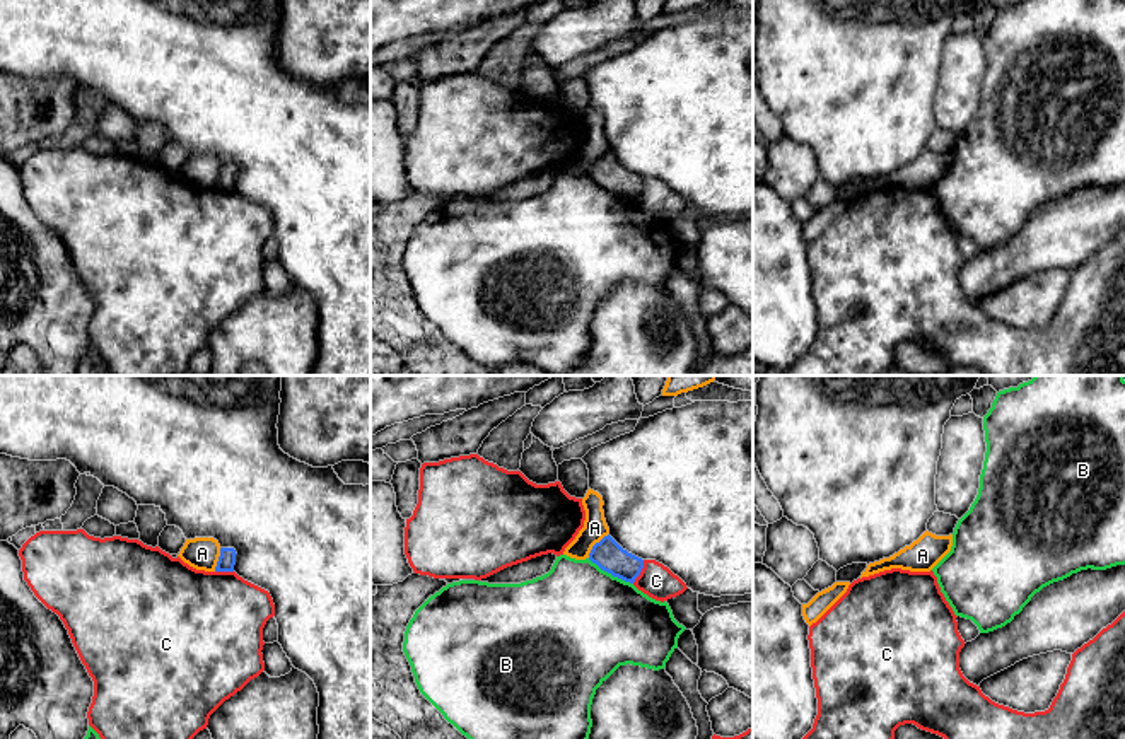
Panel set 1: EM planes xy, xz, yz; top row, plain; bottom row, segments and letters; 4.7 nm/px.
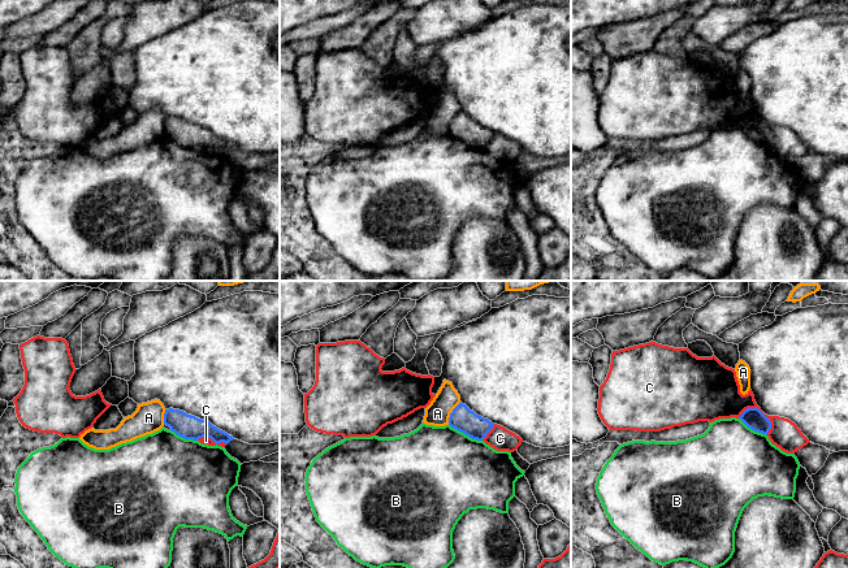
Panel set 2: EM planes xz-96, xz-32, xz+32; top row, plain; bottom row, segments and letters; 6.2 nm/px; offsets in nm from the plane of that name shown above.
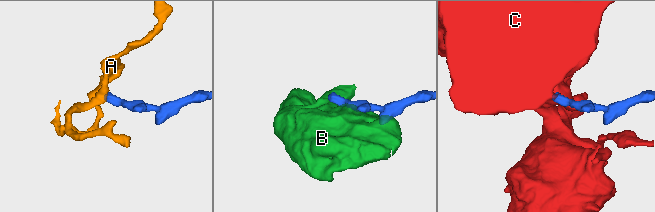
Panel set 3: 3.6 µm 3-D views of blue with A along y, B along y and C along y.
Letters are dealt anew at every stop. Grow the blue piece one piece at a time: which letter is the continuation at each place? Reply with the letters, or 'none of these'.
none of these

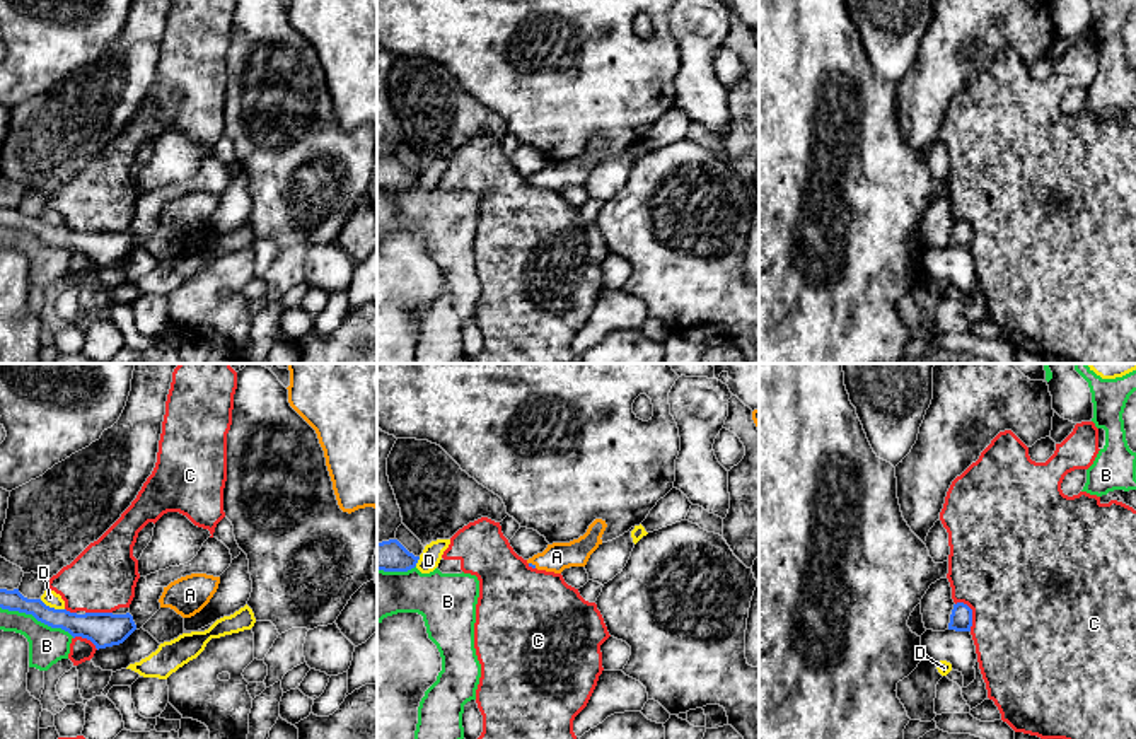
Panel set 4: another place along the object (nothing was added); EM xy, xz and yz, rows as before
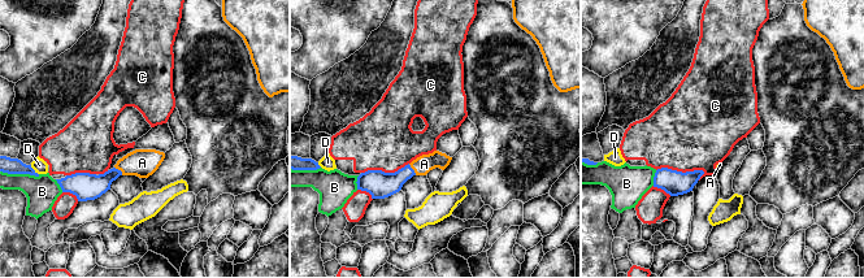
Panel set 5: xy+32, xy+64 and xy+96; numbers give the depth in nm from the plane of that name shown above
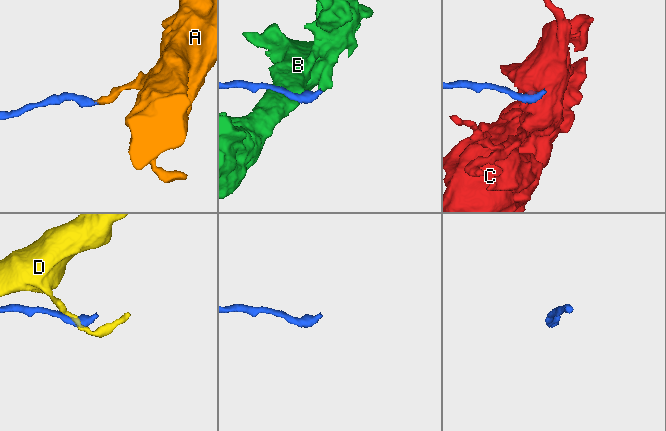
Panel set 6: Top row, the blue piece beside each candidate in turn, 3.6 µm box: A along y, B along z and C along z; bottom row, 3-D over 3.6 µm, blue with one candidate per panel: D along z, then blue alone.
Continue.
B

